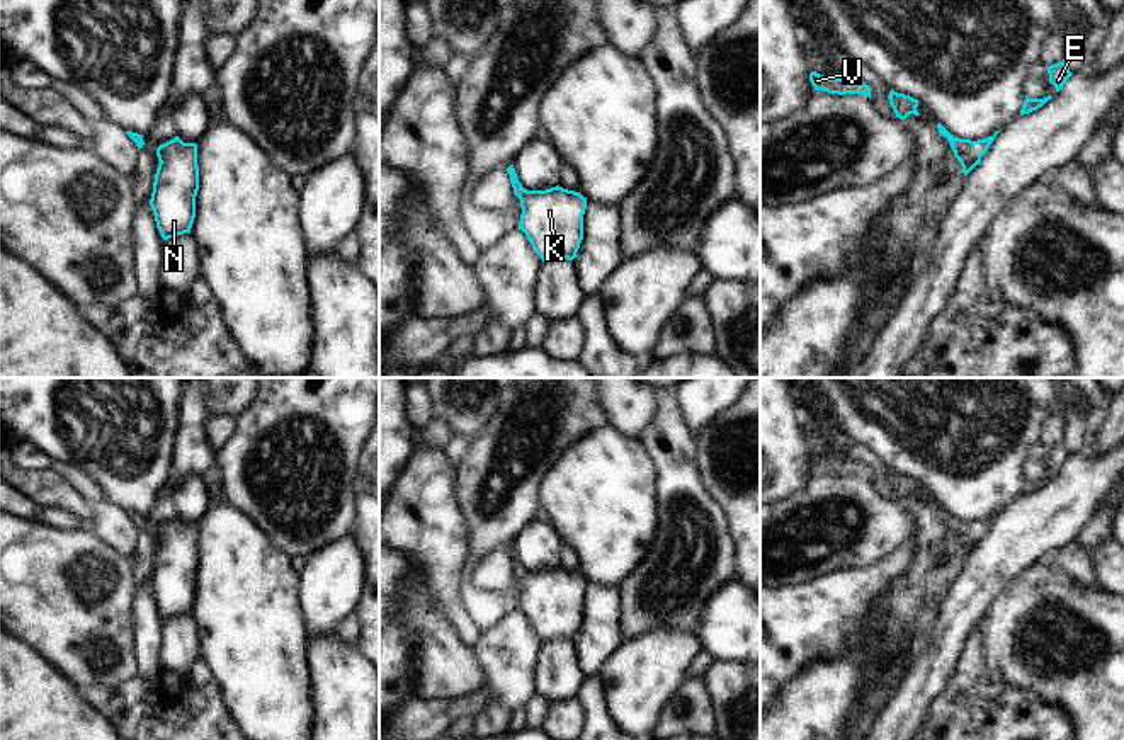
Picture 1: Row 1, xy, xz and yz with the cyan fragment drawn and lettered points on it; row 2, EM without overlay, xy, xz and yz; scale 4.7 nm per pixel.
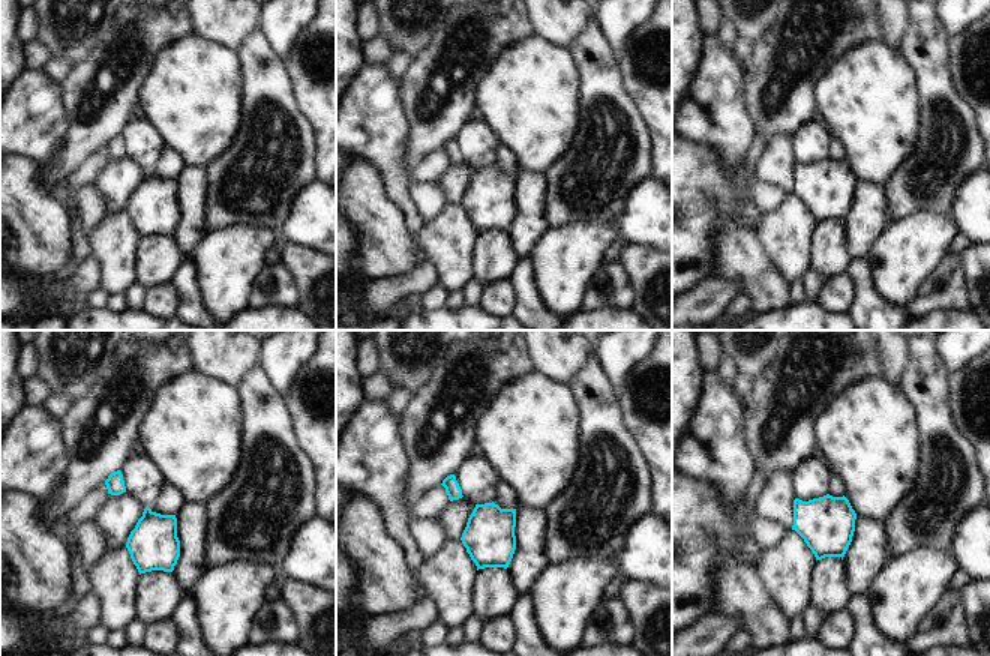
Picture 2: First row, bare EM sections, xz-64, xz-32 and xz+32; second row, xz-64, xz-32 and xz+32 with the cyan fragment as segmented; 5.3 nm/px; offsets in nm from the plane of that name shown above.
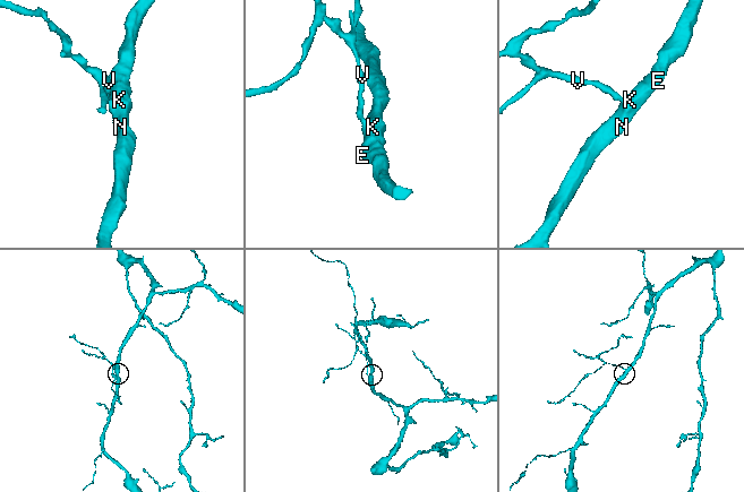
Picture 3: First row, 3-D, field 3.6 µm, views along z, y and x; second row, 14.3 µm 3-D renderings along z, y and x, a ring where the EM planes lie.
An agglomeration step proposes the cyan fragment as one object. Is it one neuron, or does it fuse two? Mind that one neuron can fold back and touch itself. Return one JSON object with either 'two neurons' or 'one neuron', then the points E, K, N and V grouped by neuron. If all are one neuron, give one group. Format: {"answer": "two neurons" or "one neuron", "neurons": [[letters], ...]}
{"answer": "one neuron", "neurons": [["E", "K", "N", "V"]]}

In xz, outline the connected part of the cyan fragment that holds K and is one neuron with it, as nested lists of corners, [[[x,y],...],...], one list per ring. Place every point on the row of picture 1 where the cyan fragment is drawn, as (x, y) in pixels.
[[[514,165],[507,168],[514,194],[520,199],[522,230],[542,262],[573,260],[583,240],[587,197],[559,185],[546,191],[527,191],[517,179]]]

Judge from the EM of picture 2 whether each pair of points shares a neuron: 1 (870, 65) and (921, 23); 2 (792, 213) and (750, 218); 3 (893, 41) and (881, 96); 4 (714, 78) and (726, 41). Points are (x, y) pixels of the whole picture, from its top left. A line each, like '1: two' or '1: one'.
1: two
2: two
3: two
4: two

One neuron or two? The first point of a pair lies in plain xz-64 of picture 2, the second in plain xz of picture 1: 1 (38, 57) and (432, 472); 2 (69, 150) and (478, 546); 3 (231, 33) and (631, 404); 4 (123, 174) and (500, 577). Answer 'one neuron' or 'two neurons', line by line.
1: two neurons
2: one neuron
3: one neuron
4: two neurons

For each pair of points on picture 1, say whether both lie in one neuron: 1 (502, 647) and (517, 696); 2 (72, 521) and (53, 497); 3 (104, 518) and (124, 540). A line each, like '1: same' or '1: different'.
1: same
2: different
3: same

